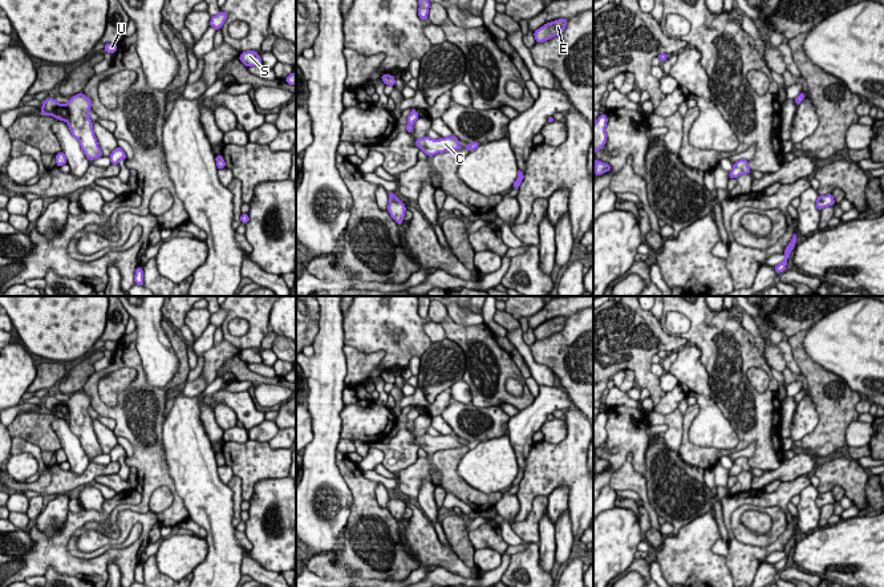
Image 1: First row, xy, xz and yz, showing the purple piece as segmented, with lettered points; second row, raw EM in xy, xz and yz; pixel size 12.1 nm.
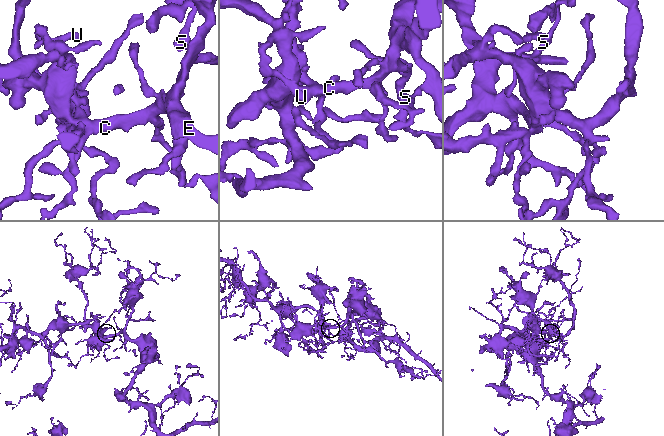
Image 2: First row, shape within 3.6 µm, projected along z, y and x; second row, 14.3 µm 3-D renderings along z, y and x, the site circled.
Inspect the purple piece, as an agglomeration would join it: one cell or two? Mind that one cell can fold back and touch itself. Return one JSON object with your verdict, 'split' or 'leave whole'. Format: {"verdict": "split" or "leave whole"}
{"verdict": "leave whole"}

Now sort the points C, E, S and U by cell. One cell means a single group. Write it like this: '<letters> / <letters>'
C E S U

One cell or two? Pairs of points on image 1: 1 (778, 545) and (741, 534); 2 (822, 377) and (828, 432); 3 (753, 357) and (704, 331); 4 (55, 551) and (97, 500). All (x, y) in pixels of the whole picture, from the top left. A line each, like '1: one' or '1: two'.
1: two
2: one
3: one
4: two

